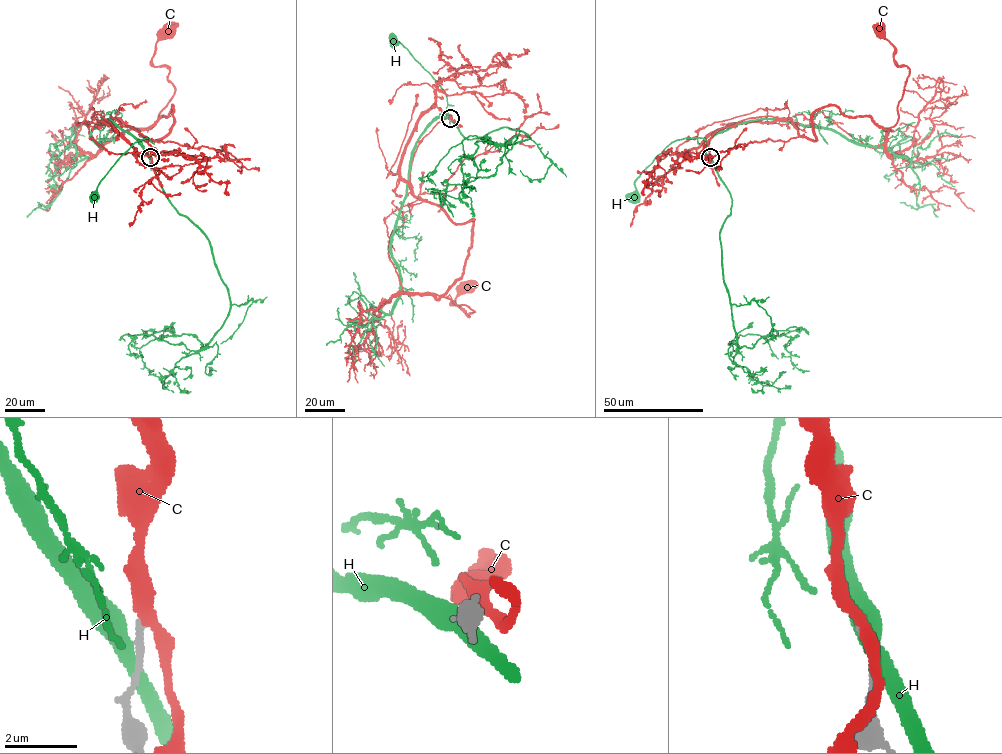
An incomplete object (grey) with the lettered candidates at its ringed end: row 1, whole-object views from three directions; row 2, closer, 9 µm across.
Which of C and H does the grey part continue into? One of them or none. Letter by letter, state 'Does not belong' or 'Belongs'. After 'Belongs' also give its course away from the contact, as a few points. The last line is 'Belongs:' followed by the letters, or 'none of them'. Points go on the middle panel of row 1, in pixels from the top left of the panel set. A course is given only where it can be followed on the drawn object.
C: Does not belong
H: Does not belong
Belongs: none of them

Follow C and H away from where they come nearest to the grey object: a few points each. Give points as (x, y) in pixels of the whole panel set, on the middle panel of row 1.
C: (450, 118), (418, 146), (410, 184), (473, 219), (442, 296), (469, 317), (452, 301), (469, 286)
H: (450, 118), (439, 116), (447, 106), (444, 91), (406, 48), (392, 38)

